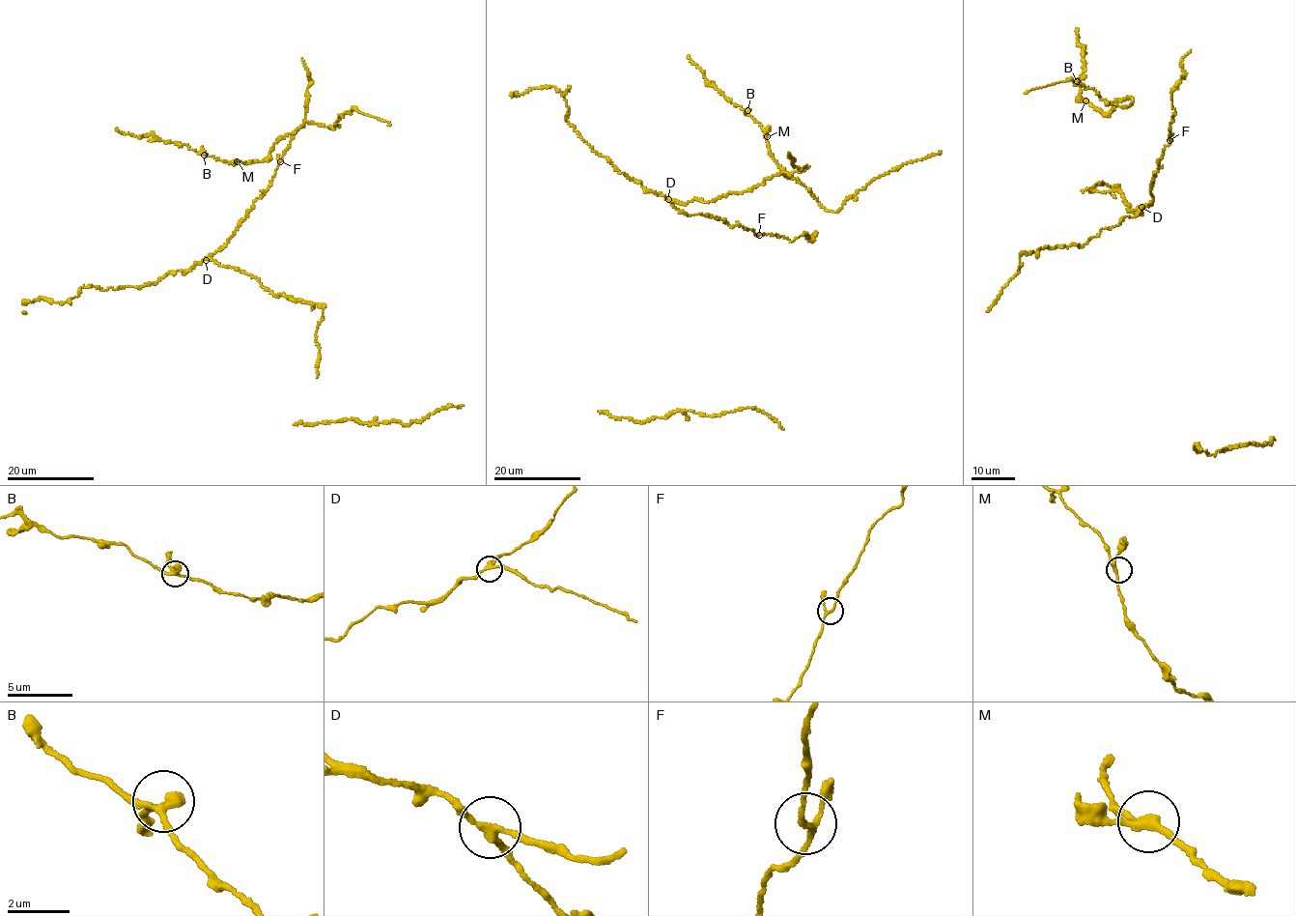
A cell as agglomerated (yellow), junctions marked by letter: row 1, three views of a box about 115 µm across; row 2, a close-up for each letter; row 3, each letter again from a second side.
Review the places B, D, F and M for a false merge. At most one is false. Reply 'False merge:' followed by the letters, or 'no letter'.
False merge: D

